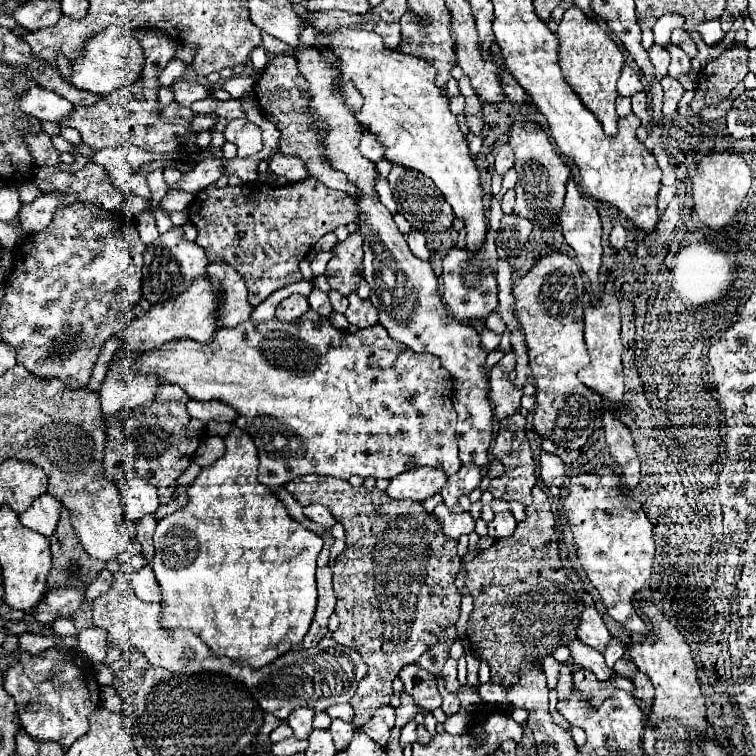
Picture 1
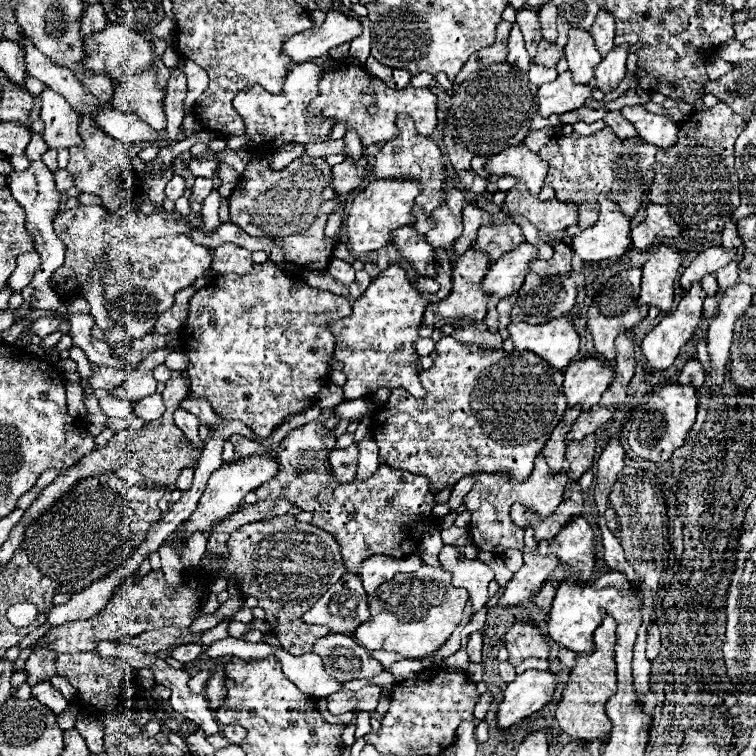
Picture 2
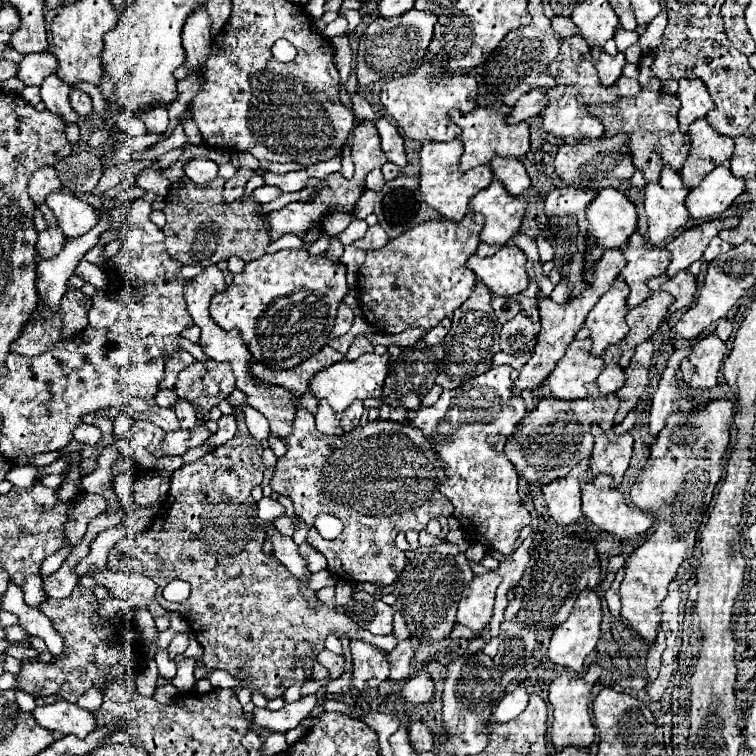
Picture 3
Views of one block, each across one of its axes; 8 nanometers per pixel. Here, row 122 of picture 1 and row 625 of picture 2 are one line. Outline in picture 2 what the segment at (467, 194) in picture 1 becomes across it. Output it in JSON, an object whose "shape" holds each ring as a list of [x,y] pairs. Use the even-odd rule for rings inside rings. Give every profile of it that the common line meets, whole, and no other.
{"shape":[[[422,564],[414,574],[394,576],[392,582],[380,586],[370,598],[370,622],[356,628],[356,640],[366,650],[398,652],[404,658],[422,658],[446,644],[456,630],[466,606],[468,592],[450,584],[450,574],[440,566]]]}

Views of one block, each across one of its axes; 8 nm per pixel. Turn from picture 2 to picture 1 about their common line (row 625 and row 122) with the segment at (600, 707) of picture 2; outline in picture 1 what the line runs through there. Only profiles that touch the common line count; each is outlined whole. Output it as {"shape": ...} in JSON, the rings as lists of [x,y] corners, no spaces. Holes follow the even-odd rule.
{"shape":[[[572,6],[564,12],[564,18],[562,18],[556,34],[560,40],[558,58],[560,58],[564,78],[570,82],[574,92],[580,94],[580,100],[584,100],[584,104],[602,122],[604,132],[608,136],[617,134],[618,114],[614,110],[614,102],[618,98],[616,82],[624,68],[622,50],[616,46],[616,42],[610,38],[610,34],[598,26],[598,22],[594,18],[588,18],[576,6]]]}

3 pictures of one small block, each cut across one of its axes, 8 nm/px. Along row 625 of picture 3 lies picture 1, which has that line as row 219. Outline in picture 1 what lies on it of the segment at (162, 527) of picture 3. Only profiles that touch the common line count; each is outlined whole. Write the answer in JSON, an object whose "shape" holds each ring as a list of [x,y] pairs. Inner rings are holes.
{"shape":[[[304,178],[302,182],[294,182],[288,186],[224,186],[216,188],[214,184],[204,188],[198,198],[188,208],[190,222],[198,228],[196,242],[206,250],[210,262],[224,262],[232,266],[248,286],[248,302],[250,306],[258,306],[272,292],[280,290],[286,284],[302,280],[298,264],[306,258],[310,248],[324,236],[326,232],[338,228],[340,224],[350,224],[358,220],[358,208],[354,200],[346,192],[332,190],[318,182],[316,178]]]}

